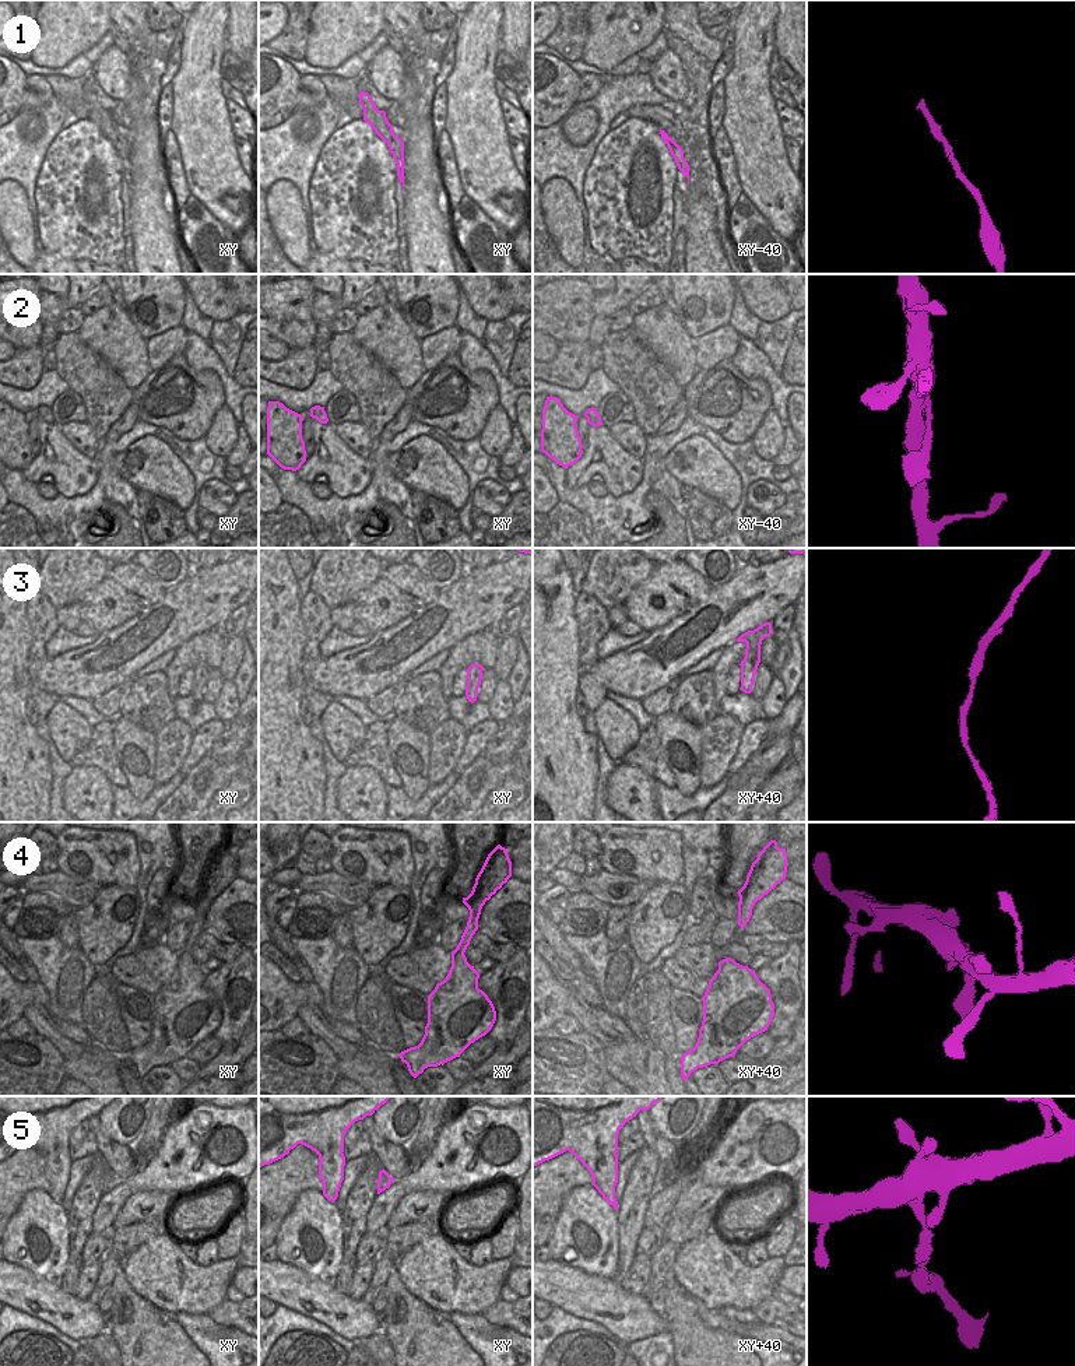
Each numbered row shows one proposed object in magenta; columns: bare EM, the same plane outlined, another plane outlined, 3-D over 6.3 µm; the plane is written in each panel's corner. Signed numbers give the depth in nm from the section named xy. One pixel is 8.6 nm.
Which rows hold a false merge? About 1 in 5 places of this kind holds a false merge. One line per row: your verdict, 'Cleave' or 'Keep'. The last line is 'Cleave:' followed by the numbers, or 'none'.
1: Keep
2: Keep
3: Keep
4: Keep
5: Cleave
Cleave: 5

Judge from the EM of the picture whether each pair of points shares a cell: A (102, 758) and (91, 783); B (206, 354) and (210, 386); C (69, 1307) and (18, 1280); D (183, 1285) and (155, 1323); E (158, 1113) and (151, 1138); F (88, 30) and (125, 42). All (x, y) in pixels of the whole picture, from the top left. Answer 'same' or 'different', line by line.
A: different
B: different
C: same
D: different
E: same
F: different

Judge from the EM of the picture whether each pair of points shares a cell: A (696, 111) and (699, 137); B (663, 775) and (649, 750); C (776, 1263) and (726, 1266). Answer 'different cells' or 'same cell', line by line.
A: different cells
B: same cell
C: same cell

